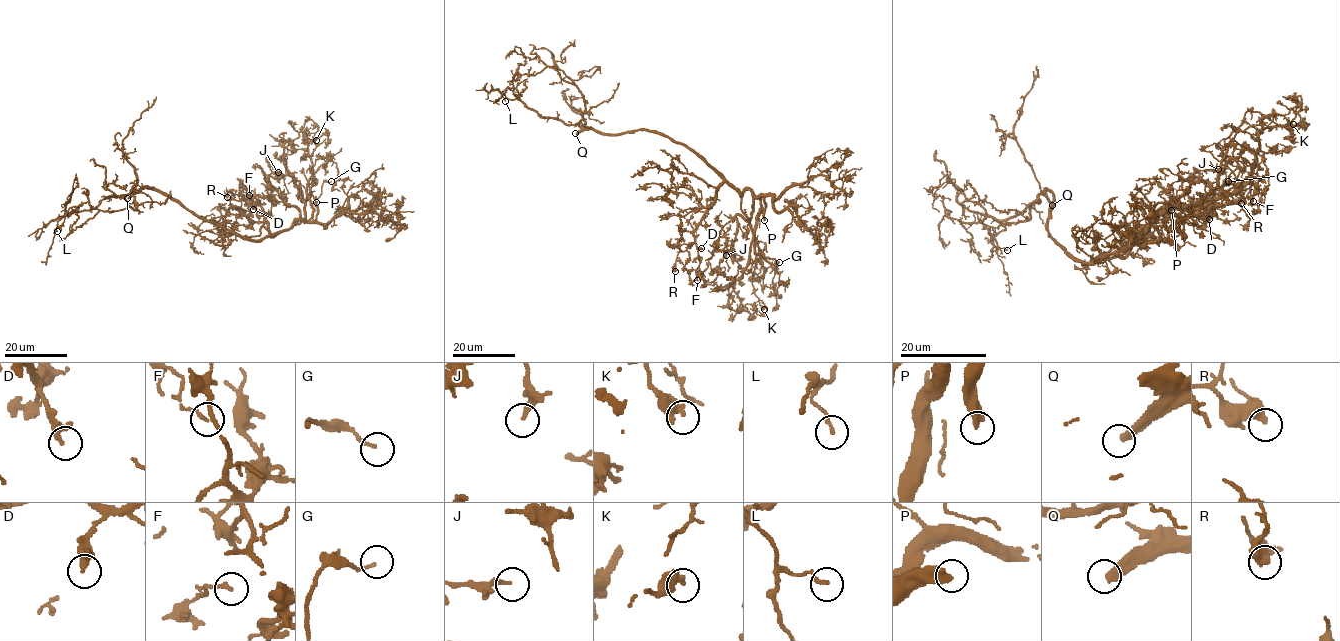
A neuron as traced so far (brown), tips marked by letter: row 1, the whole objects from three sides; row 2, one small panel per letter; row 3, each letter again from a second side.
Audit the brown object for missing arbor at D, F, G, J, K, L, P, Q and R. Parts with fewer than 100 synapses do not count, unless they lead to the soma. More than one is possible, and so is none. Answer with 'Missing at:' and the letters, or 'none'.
Missing at: P, Q

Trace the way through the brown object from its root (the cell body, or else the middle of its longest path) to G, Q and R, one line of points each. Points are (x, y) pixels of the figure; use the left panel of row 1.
G: (242, 237), (262, 240), (304, 220), (302, 201), (310, 194), (317, 198), (322, 184), (331, 181)
Q: (242, 237), (200, 219), (163, 192), (145, 187), (127, 198)
R: (242, 237), (262, 240), (275, 234), (271, 236), (259, 205), (251, 205), (246, 197), (229, 190), (227, 197)

